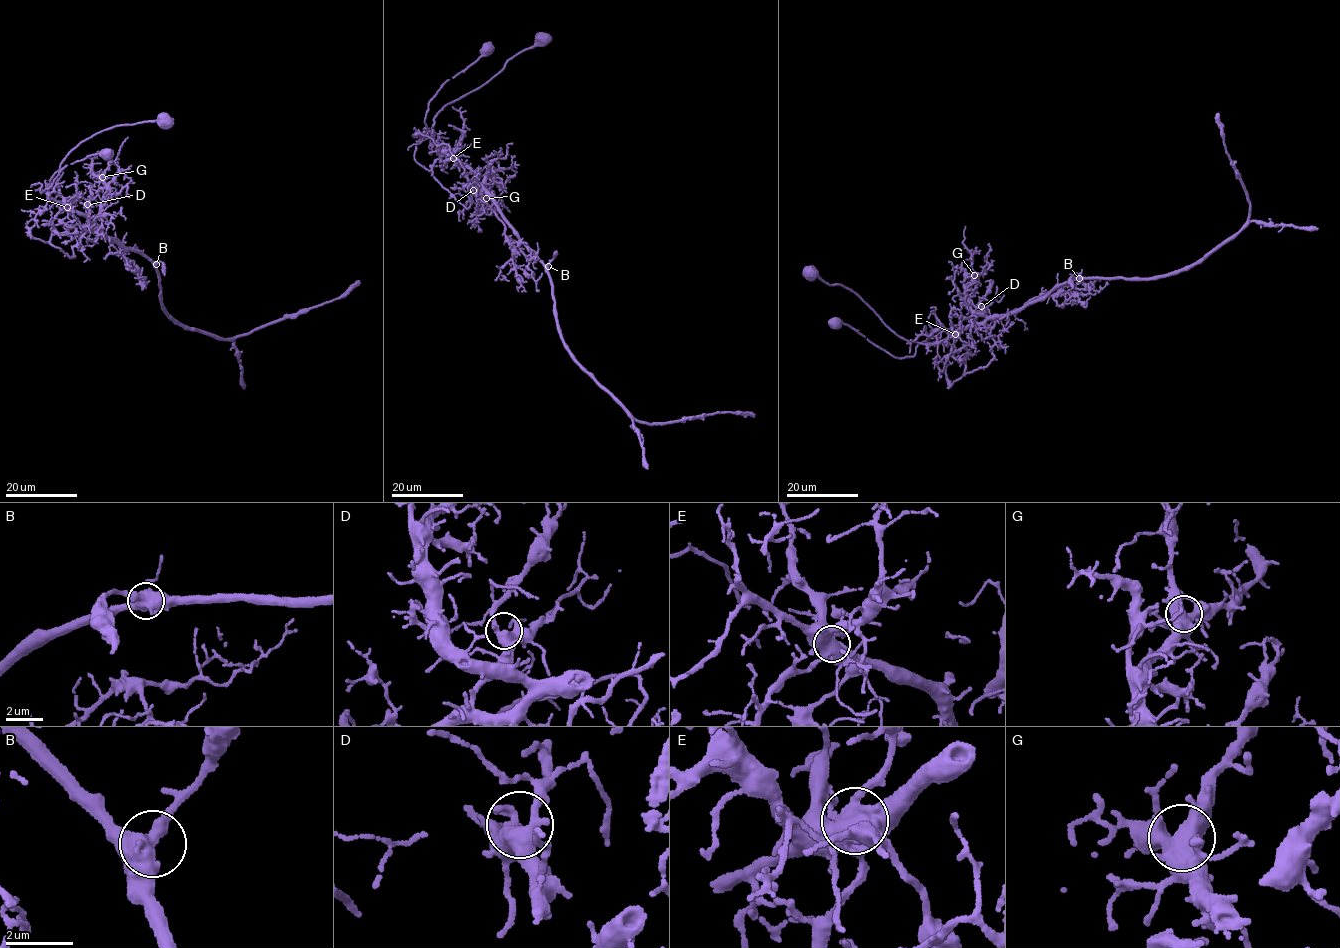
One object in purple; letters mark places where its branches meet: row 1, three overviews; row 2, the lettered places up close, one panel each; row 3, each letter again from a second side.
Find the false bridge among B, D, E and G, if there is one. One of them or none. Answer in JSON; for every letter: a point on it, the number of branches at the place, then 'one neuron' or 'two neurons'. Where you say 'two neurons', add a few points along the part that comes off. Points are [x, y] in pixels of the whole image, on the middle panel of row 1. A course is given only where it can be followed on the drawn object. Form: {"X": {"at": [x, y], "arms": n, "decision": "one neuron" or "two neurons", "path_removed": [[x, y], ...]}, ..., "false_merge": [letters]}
{"B": {"at": [548, 266], "arms": 3, "decision": "one neuron"}, "D": {"at": [473, 190], "arms": 4, "decision": "one neuron"}, "E": {"at": [453, 158], "arms": 4, "decision": "two neurons", "path_removed": [[453, 157], [438, 146], [464, 171], [468, 209], [418, 164], [415, 145], [430, 99], [491, 43]]}, "G": {"at": [486, 198], "arms": 4, "decision": "one neuron"}, "false_merge": ["E"]}

